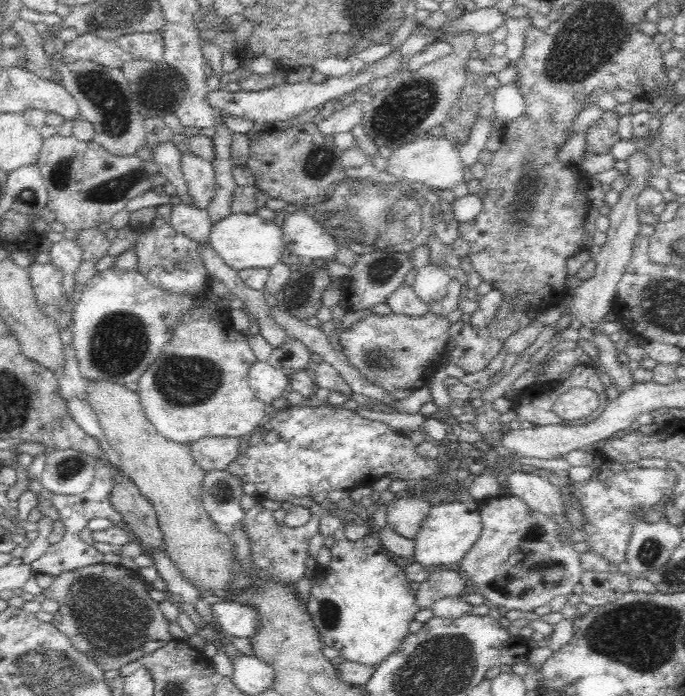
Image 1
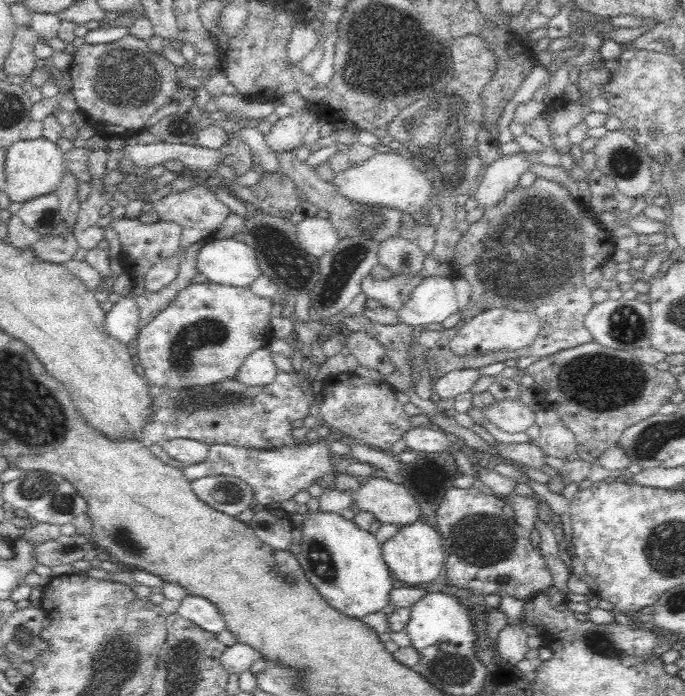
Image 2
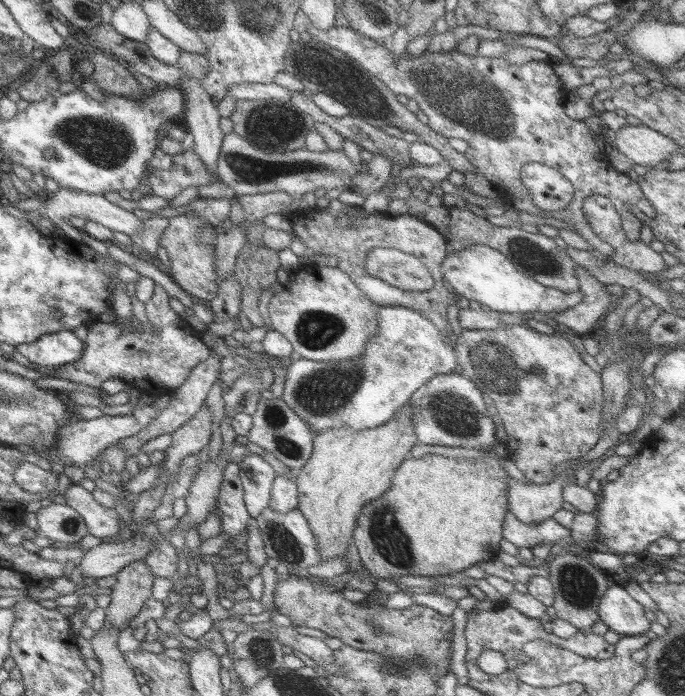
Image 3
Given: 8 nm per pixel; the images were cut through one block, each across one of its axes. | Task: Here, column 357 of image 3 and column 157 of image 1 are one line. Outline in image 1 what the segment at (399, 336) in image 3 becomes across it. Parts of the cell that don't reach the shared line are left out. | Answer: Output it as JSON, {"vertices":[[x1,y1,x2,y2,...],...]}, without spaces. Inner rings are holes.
{"vertices":[[193,306,182,314,158,360,135,386,146,418,164,438,188,445,208,436,246,440,271,411,254,395,249,370,257,361,248,337,234,329,228,307,216,318]]}

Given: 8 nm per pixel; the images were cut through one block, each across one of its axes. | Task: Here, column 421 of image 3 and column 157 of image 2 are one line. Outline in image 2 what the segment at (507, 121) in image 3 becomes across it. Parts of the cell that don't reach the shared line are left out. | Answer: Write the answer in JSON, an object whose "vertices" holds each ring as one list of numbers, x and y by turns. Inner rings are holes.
{"vertices":[[132,35,105,44,84,43,73,54,68,70,72,77,70,90,78,110,88,116,98,133,130,137,146,129,152,115,172,102,179,88,177,69,164,56,152,51,147,42]]}

